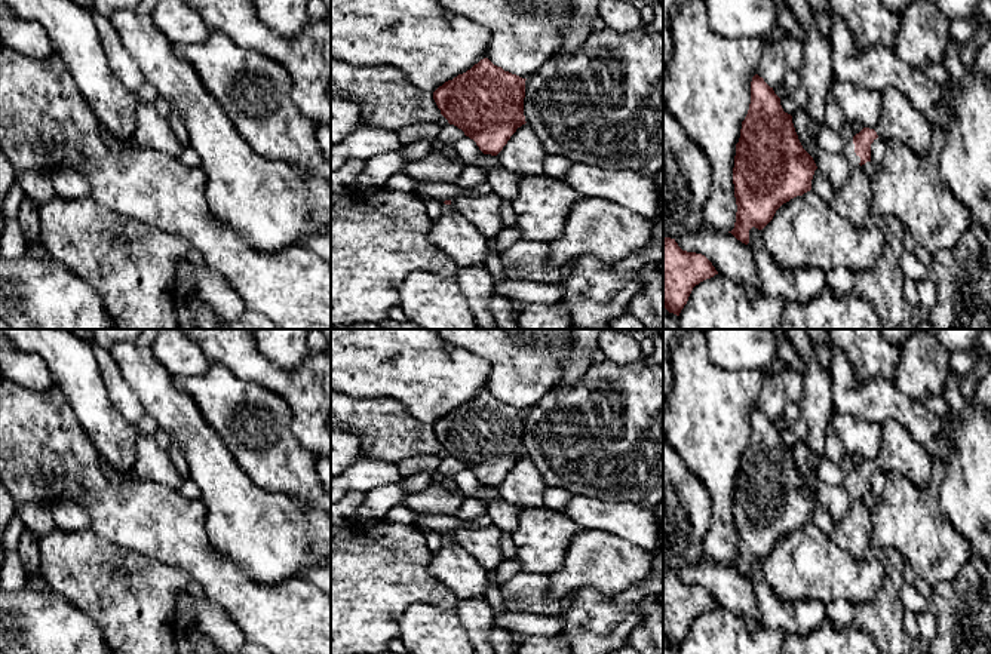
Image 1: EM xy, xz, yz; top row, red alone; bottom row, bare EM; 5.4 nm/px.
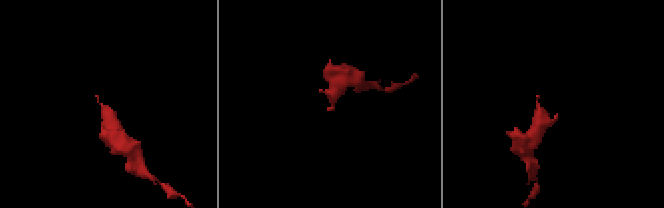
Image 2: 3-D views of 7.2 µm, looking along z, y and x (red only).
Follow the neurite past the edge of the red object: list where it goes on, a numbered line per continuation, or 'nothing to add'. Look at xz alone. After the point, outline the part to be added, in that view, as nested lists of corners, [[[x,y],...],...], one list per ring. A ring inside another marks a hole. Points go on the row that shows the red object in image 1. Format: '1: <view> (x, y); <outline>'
1: xz (451, 232); [[[444,203],[441,217],[432,224],[429,240],[460,267],[487,262],[487,239],[451,205]]]

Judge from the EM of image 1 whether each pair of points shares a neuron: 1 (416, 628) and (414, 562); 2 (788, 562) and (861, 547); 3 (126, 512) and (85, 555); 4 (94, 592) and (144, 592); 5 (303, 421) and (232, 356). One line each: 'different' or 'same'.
1: different
2: different
3: different
4: same
5: same

